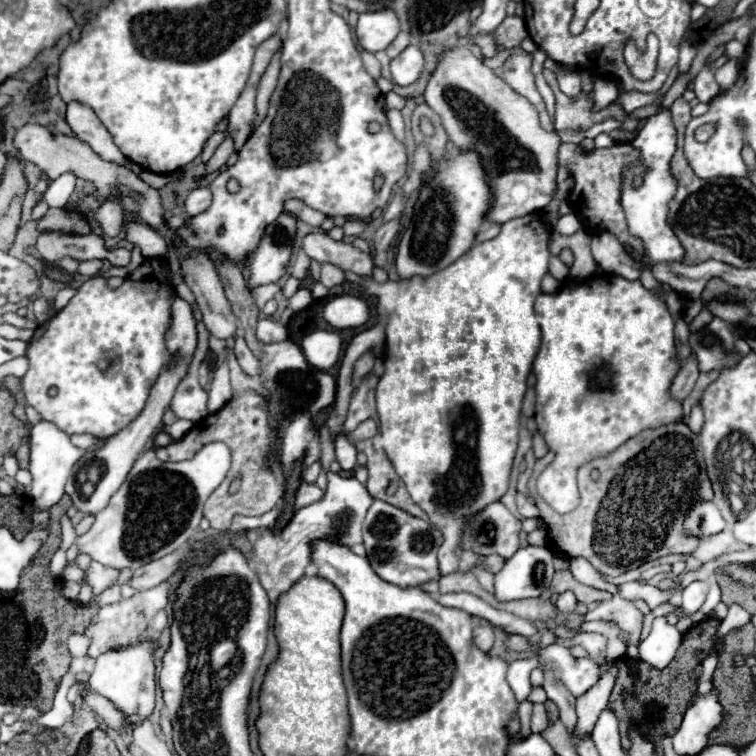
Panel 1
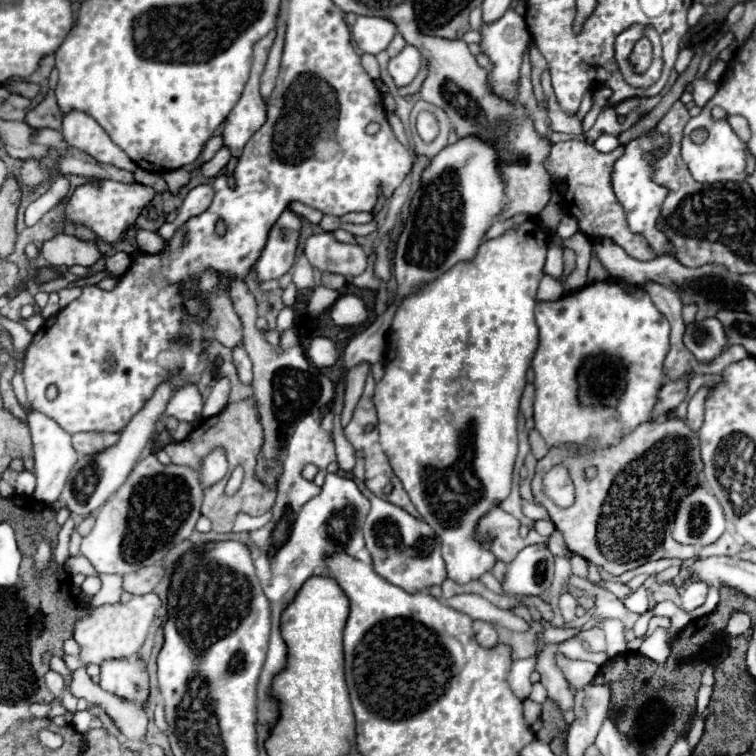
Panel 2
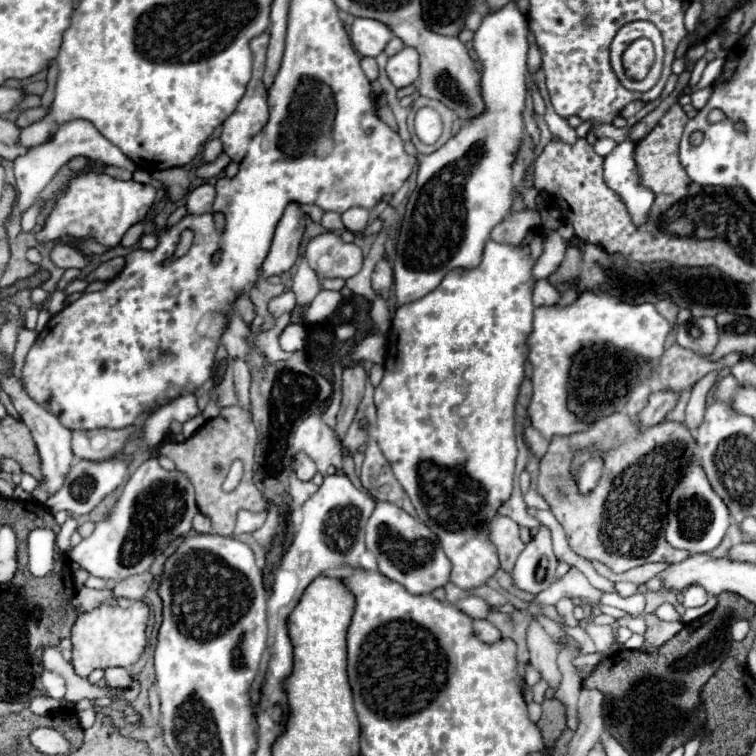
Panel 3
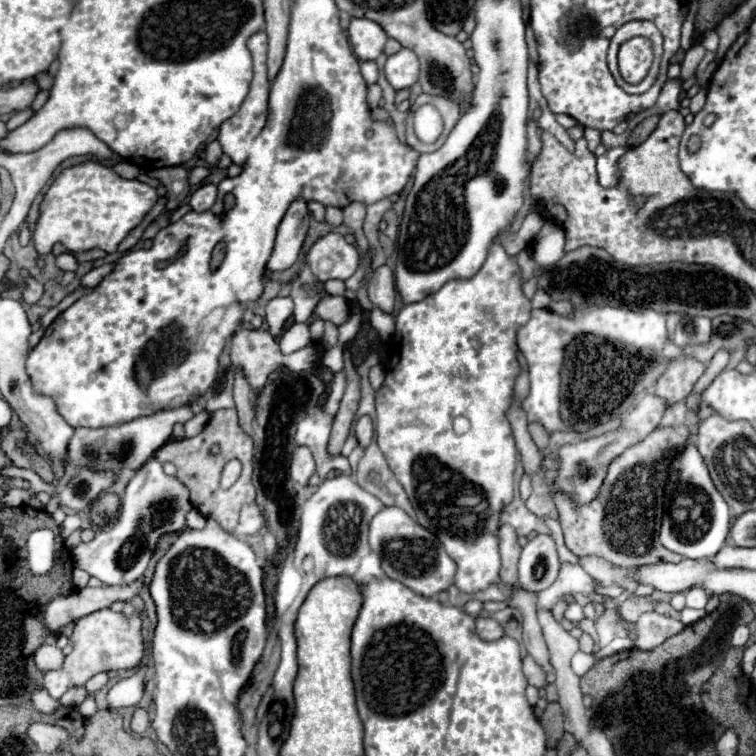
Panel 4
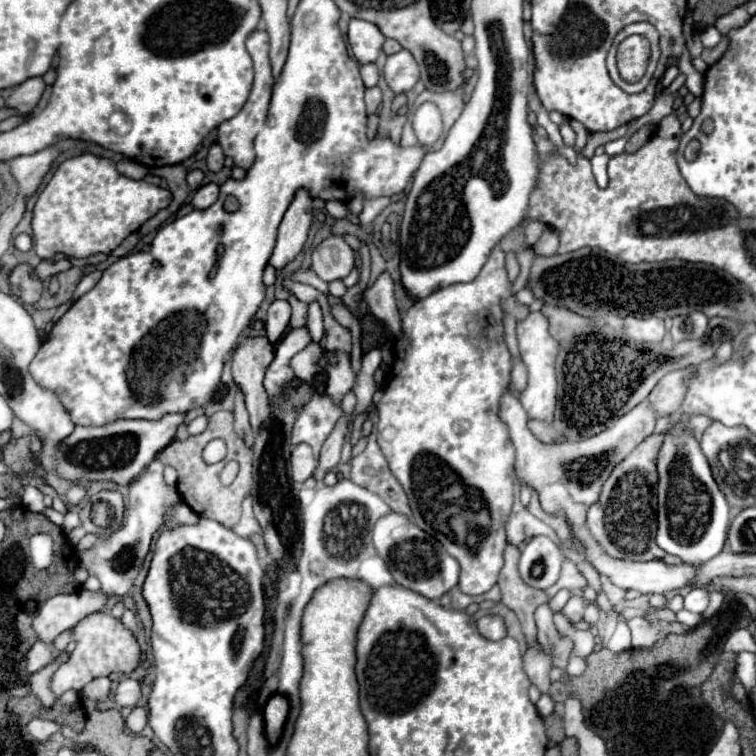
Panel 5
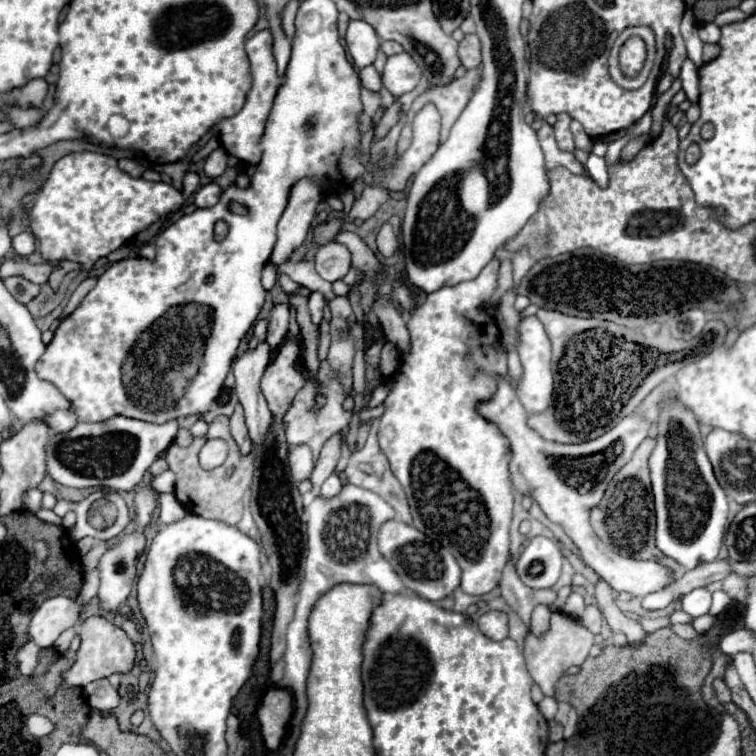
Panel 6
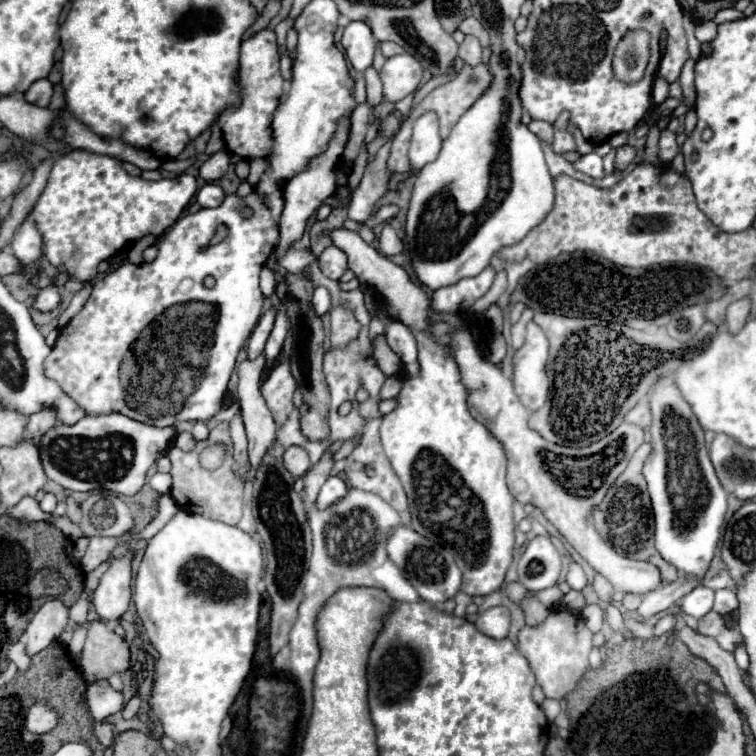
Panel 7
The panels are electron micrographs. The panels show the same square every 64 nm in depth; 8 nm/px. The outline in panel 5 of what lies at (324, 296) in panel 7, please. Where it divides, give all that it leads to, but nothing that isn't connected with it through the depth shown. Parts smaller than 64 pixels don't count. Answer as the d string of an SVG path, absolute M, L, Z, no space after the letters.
M318 302L310 304L310 314L308 314L308 330L312 336L312 342L320 342L324 336L324 324L322 324L322 310Z

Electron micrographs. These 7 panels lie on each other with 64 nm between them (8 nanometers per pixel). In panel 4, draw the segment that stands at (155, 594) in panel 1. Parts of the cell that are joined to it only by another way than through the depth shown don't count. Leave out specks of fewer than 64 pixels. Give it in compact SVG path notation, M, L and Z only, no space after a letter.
M110 608L96 610L88 616L82 616L74 624L74 632L70 636L72 652L64 660L64 668L58 672L44 674L44 688L52 698L60 698L70 686L84 686L86 680L98 672L126 672L140 664L144 656L144 638L142 638L142 616L134 612L126 616L124 612L114 612Z

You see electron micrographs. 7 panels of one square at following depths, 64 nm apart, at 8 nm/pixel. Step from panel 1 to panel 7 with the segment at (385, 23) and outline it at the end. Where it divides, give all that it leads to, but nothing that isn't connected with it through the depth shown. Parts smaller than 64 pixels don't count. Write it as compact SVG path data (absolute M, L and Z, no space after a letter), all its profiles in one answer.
M364 22L348 24L346 30L344 30L344 36L342 36L342 46L346 50L348 60L352 62L352 66L358 72L372 66L376 40L374 40L372 30L368 28L368 24L364 24Z

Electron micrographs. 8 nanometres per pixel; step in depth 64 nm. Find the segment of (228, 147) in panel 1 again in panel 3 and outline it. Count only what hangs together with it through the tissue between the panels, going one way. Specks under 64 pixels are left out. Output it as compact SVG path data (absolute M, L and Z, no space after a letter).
M222 152L214 162L208 162L208 164L204 164L204 166L200 166L200 168L196 170L196 176L198 176L198 178L212 178L212 176L220 174L220 172L228 166L228 162L230 162L230 156L228 156L226 152Z

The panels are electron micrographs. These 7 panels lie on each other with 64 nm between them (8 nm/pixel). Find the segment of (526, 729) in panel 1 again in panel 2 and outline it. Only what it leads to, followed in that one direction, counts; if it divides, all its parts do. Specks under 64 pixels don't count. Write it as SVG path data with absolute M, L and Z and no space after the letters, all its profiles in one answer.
M524 700L524 720L526 720L526 724L532 724L532 720L538 718L540 710L542 710L540 704L536 704L532 700Z

